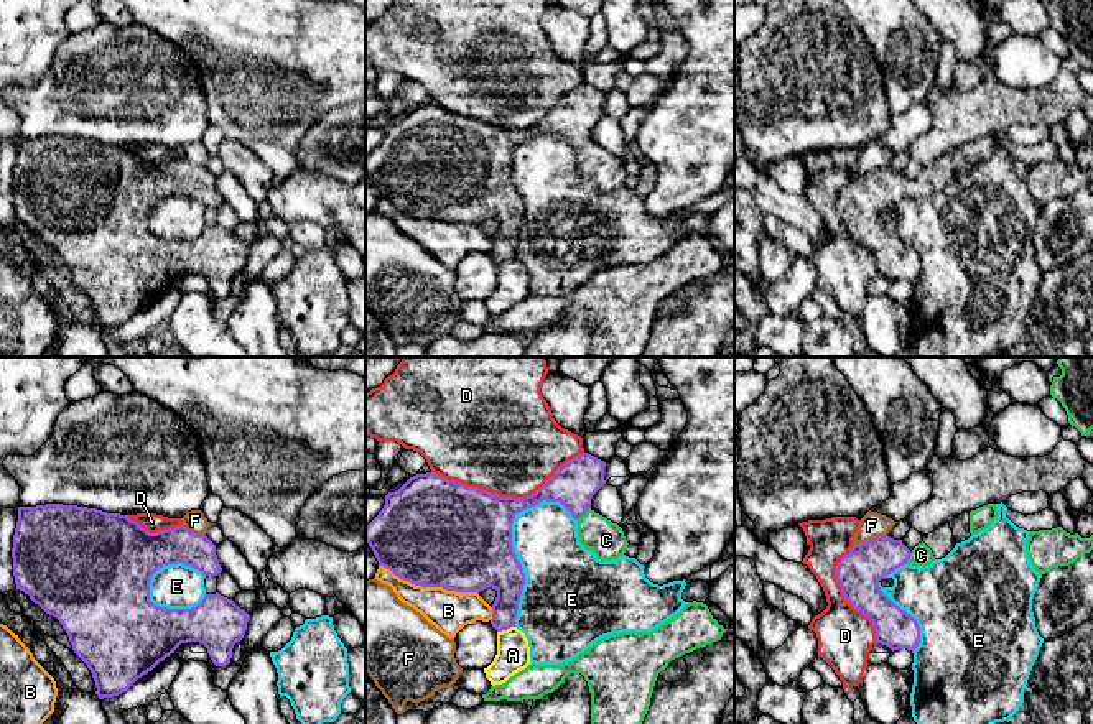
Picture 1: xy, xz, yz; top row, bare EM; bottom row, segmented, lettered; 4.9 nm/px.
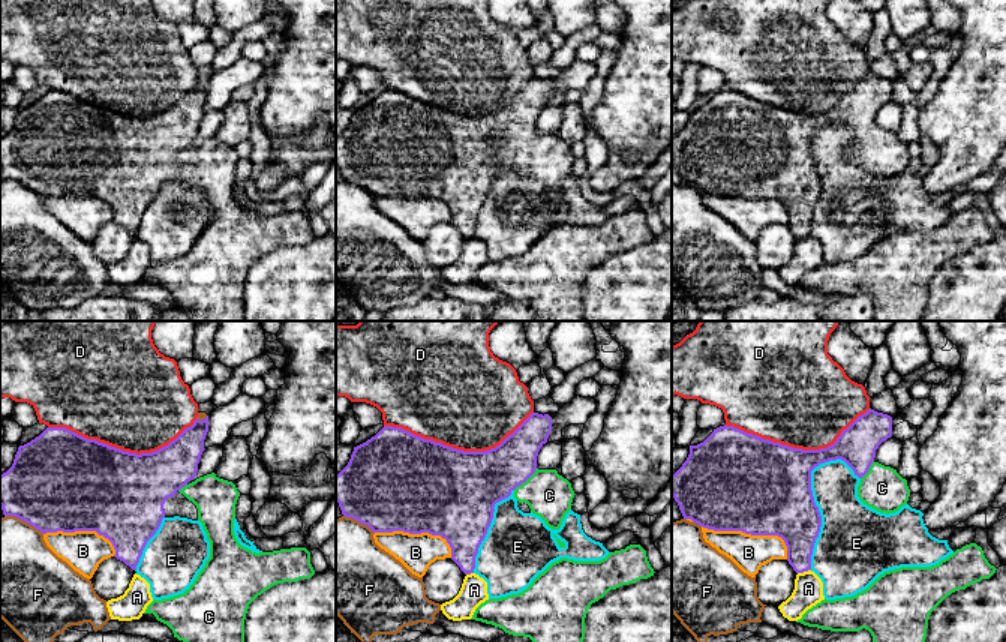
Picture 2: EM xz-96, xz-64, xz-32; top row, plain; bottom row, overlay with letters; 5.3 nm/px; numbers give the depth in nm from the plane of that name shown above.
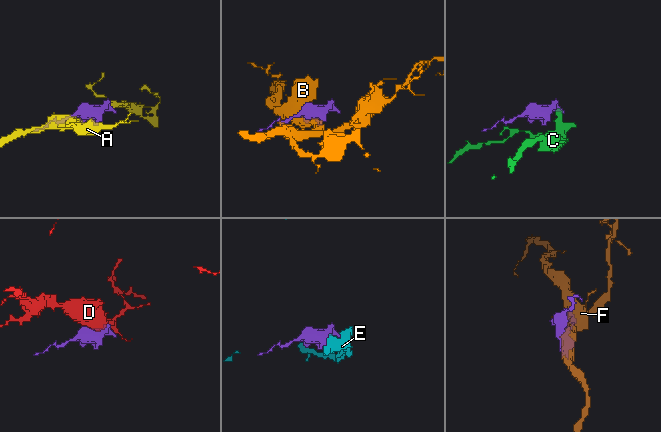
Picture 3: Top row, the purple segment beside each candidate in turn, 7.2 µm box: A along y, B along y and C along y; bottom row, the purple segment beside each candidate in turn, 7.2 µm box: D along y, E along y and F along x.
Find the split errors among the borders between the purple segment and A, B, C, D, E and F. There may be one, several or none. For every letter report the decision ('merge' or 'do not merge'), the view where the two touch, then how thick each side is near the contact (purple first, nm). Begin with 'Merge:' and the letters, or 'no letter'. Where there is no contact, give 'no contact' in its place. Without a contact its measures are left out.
Merge: C
A: do not merge | xz | 170/160 nm
B: do not merge | xz | 500/200 nm
C: merge | xz | 220/180 nm
D: do not merge | xz | 420/480 nm
E: do not merge | xz | 480/340 nm
F: do not merge | yz | 220/120 nm

